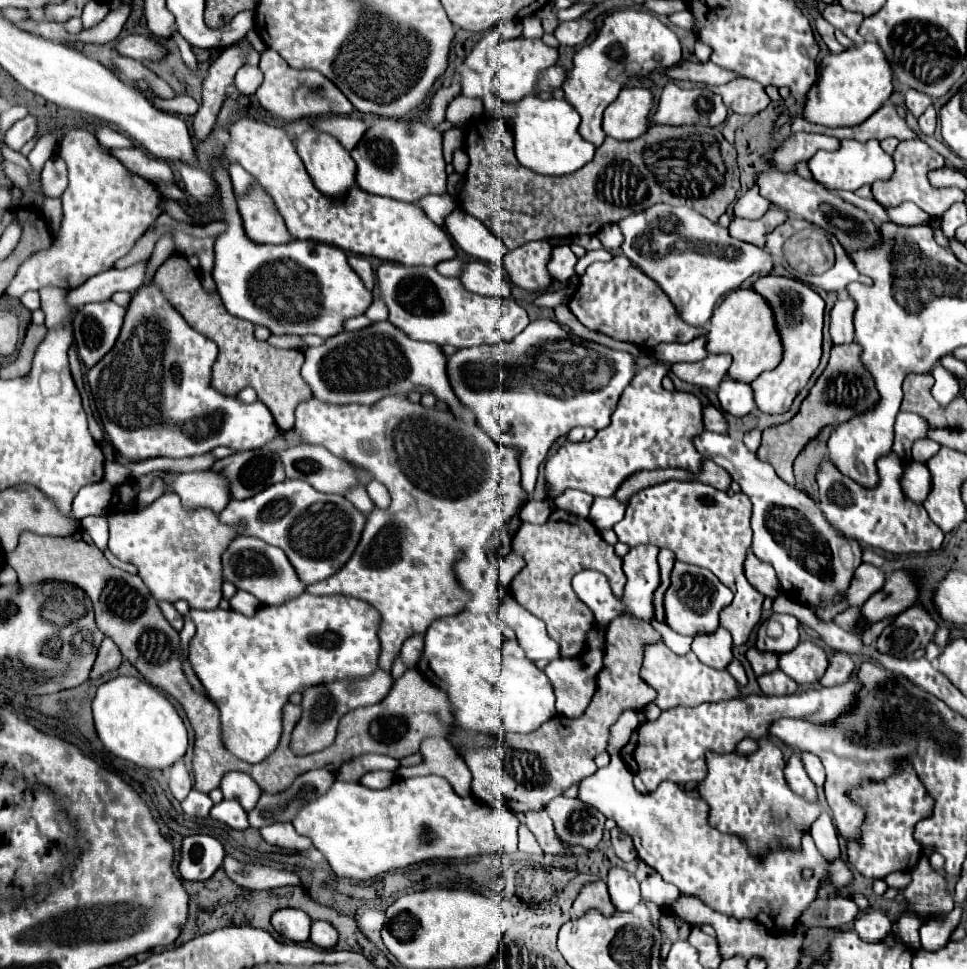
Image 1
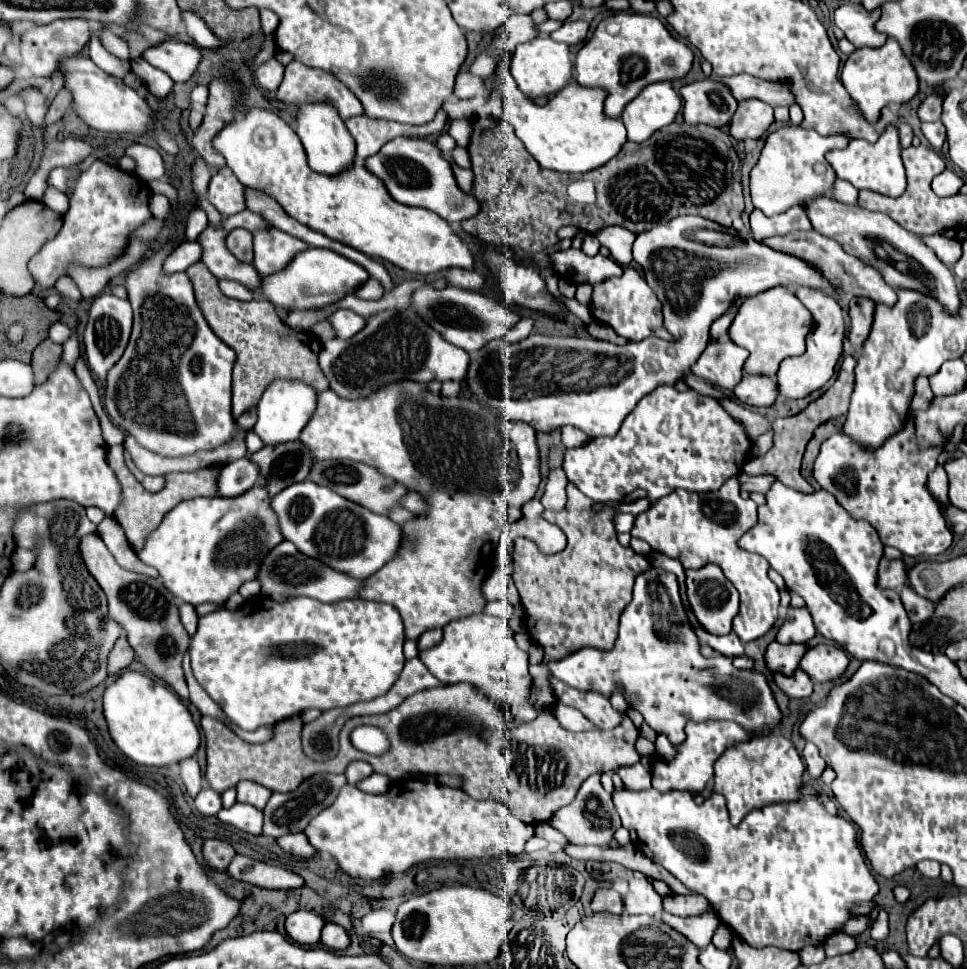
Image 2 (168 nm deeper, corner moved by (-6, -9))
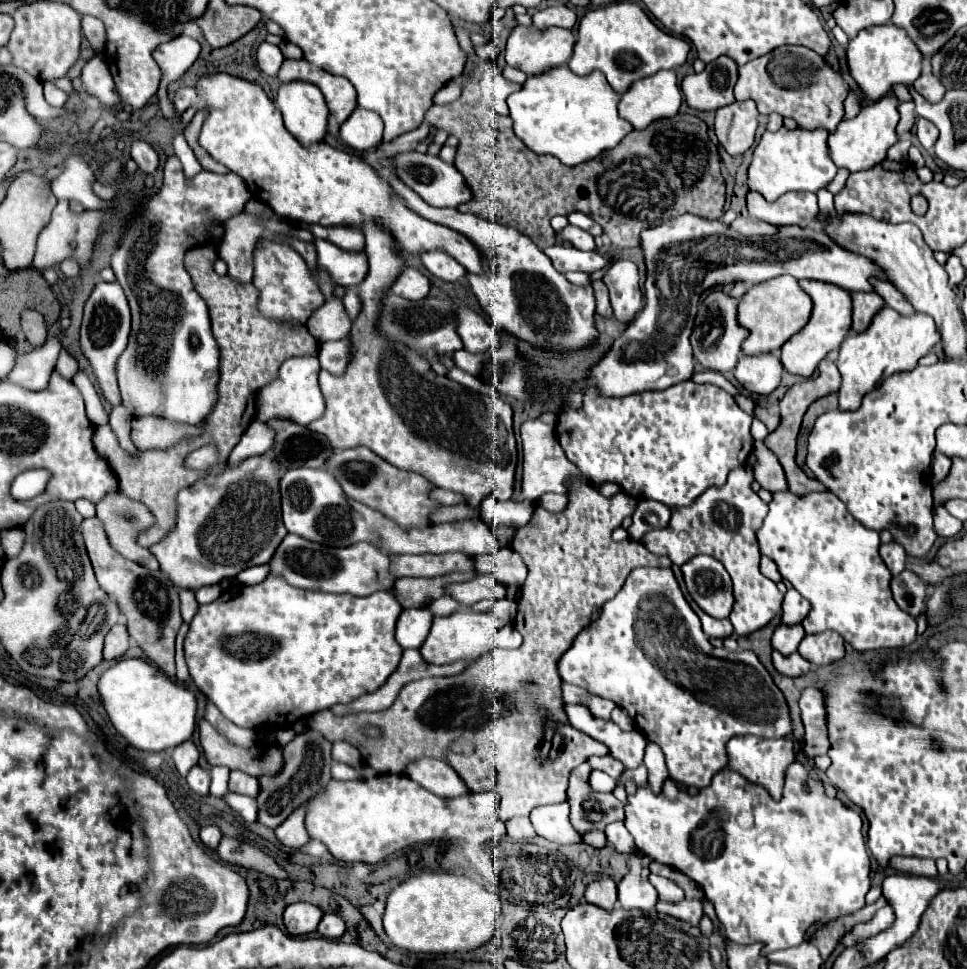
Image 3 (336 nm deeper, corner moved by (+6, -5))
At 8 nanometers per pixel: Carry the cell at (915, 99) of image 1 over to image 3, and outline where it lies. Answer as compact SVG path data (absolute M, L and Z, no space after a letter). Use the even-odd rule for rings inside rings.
M924 66L920 78L914 82L916 92L920 92L928 102L938 102L944 96L944 86L942 82L930 72L928 66Z

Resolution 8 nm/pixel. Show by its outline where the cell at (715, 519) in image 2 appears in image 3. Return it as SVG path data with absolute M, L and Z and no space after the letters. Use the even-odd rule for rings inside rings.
M750 466L732 468L724 486L712 486L700 494L690 506L672 506L670 522L664 530L650 530L642 536L642 544L656 556L668 556L672 564L682 566L692 556L708 554L724 564L734 584L734 608L730 622L738 636L764 628L780 610L782 594L776 584L760 574L760 550L756 546L754 530L760 528L764 514L768 512L766 502L750 488L754 482Z

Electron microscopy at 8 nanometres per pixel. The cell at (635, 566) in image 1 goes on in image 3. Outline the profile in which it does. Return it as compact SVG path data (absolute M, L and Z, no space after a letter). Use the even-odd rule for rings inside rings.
M636 568L628 574L620 594L616 594L616 598L608 600L604 604L604 610L600 614L600 618L582 630L580 636L576 636L572 648L568 648L562 658L558 660L558 674L564 682L568 684L574 684L574 686L580 686L584 688L586 692L590 694L596 694L596 696L602 696L602 698L608 698L612 700L614 704L618 704L620 708L624 708L628 712L628 716L636 722L634 728L638 732L642 732L648 740L656 742L664 756L666 756L666 766L668 766L668 772L670 772L670 778L676 780L676 782L682 782L686 786L696 786L696 788L706 788L712 780L712 776L716 772L722 770L724 766L724 742L728 742L728 738L736 736L736 734L754 734L754 736L762 736L762 738L784 738L788 732L792 732L792 726L790 726L790 716L788 716L788 706L784 702L784 696L782 692L776 688L776 684L772 682L770 674L766 672L766 668L760 664L760 660L756 658L754 652L750 650L736 650L736 652L728 652L724 648L714 648L706 634L702 632L700 628L700 620L698 616L692 612L690 604L686 602L674 574L670 568Z

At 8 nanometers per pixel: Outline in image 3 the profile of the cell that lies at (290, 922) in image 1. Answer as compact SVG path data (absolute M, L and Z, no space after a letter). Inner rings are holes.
M306 902L290 904L284 910L284 926L286 926L288 934L292 934L292 936L312 934L316 930L320 918L322 918L322 910L314 904L306 904Z

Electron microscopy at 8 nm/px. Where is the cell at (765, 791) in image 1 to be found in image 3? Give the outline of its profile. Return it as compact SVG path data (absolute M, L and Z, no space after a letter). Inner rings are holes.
M734 736L726 744L726 758L728 762L724 770L738 772L750 784L762 786L774 800L780 800L786 768L794 762L794 744L792 740L786 740L786 738L768 740L768 738L758 738L758 736Z

